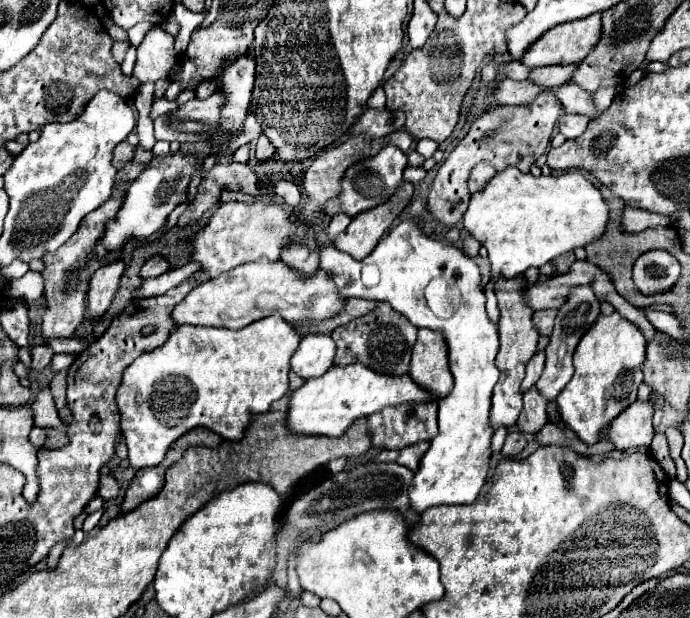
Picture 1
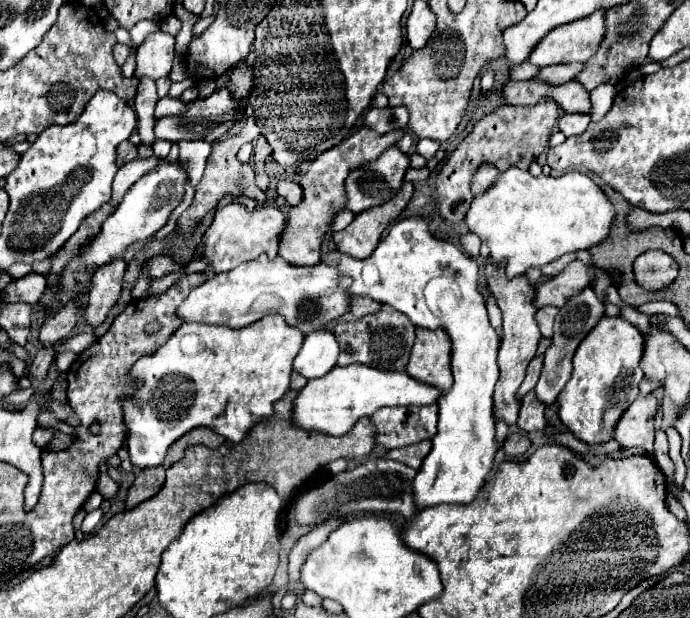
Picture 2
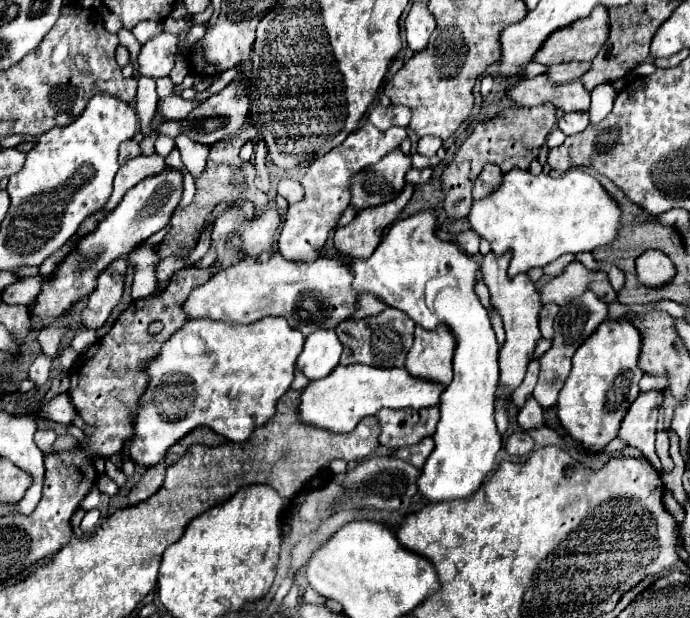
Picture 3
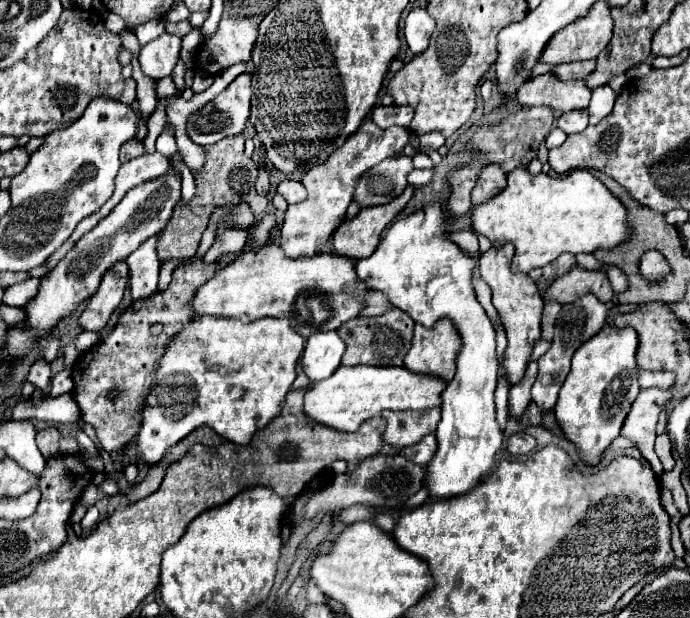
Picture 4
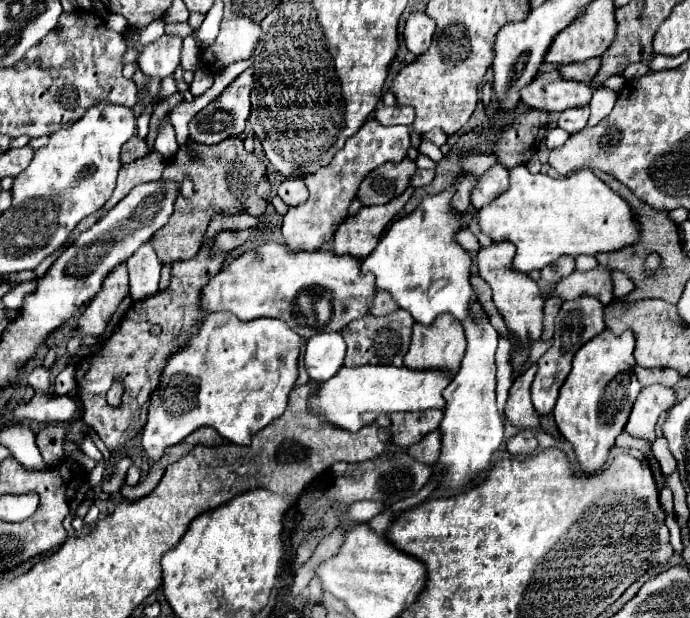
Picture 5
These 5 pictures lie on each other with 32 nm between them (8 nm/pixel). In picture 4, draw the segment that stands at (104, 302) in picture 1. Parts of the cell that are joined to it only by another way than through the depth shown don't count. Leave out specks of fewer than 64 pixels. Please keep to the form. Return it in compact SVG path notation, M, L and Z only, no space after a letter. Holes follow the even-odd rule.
M126 262L116 264L104 274L104 280L100 282L98 292L88 300L86 310L80 314L78 322L82 322L82 330L94 330L100 332L116 306L120 304L124 290L128 284L128 266Z

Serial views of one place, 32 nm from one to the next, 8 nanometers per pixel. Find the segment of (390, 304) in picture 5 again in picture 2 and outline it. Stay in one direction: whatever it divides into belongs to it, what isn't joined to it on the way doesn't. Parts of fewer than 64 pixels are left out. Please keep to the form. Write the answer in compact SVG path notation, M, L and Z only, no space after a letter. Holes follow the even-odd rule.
M356 296L356 298L352 300L350 314L348 314L348 316L342 316L340 320L336 320L336 324L340 324L340 322L348 322L348 320L364 318L364 316L368 316L368 314L372 314L372 312L378 312L380 306L382 306L382 304L376 302L376 300L372 300L370 296Z

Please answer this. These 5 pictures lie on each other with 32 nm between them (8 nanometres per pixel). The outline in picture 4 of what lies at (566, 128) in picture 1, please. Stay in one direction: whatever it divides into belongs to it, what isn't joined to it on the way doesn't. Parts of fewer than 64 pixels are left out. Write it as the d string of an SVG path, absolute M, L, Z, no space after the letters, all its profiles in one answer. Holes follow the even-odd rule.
M570 110L558 118L558 128L562 128L566 134L582 132L586 126L588 126L588 110Z

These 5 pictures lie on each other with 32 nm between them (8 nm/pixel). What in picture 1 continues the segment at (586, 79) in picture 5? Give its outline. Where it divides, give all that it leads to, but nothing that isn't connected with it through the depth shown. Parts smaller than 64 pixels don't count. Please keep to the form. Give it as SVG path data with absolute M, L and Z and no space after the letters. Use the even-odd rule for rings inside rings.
M564 64L564 66L546 66L546 68L534 68L530 74L530 80L540 84L542 88L556 88L564 82L568 82L574 74L578 64Z

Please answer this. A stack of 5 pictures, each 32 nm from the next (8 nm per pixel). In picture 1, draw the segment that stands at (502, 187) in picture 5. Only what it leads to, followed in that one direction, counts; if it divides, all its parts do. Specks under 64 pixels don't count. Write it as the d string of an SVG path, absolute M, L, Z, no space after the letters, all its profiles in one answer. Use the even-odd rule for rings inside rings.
M488 162L478 164L478 166L472 170L472 176L470 176L470 180L468 180L468 184L470 184L470 192L476 194L476 192L484 190L484 186L494 178L494 174L496 174L496 170L494 170Z

